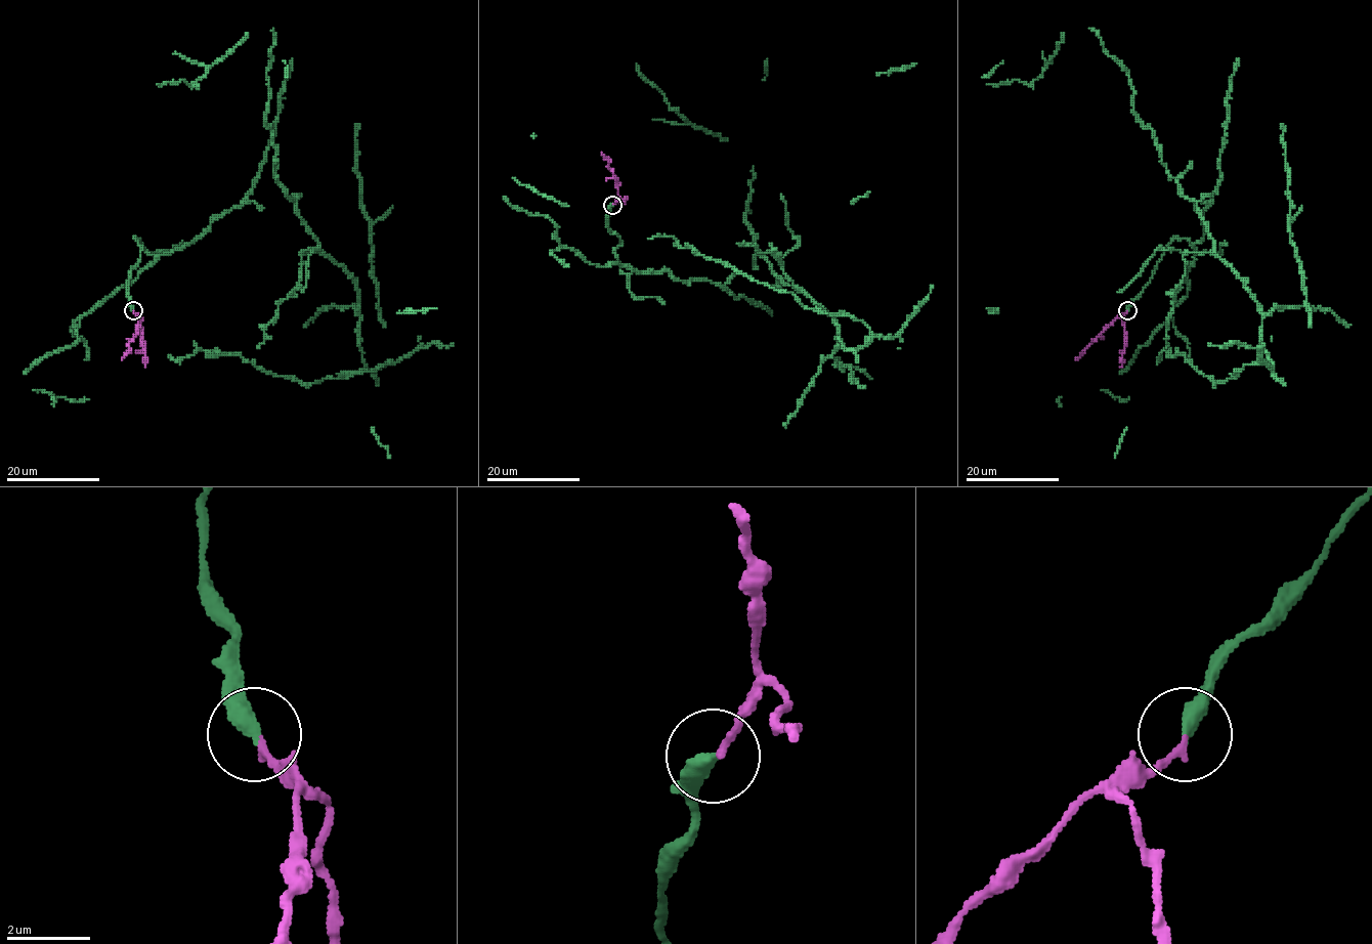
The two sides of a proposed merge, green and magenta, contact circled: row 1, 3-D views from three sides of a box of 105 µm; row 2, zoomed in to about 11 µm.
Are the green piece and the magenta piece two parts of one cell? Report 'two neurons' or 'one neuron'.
two neurons

